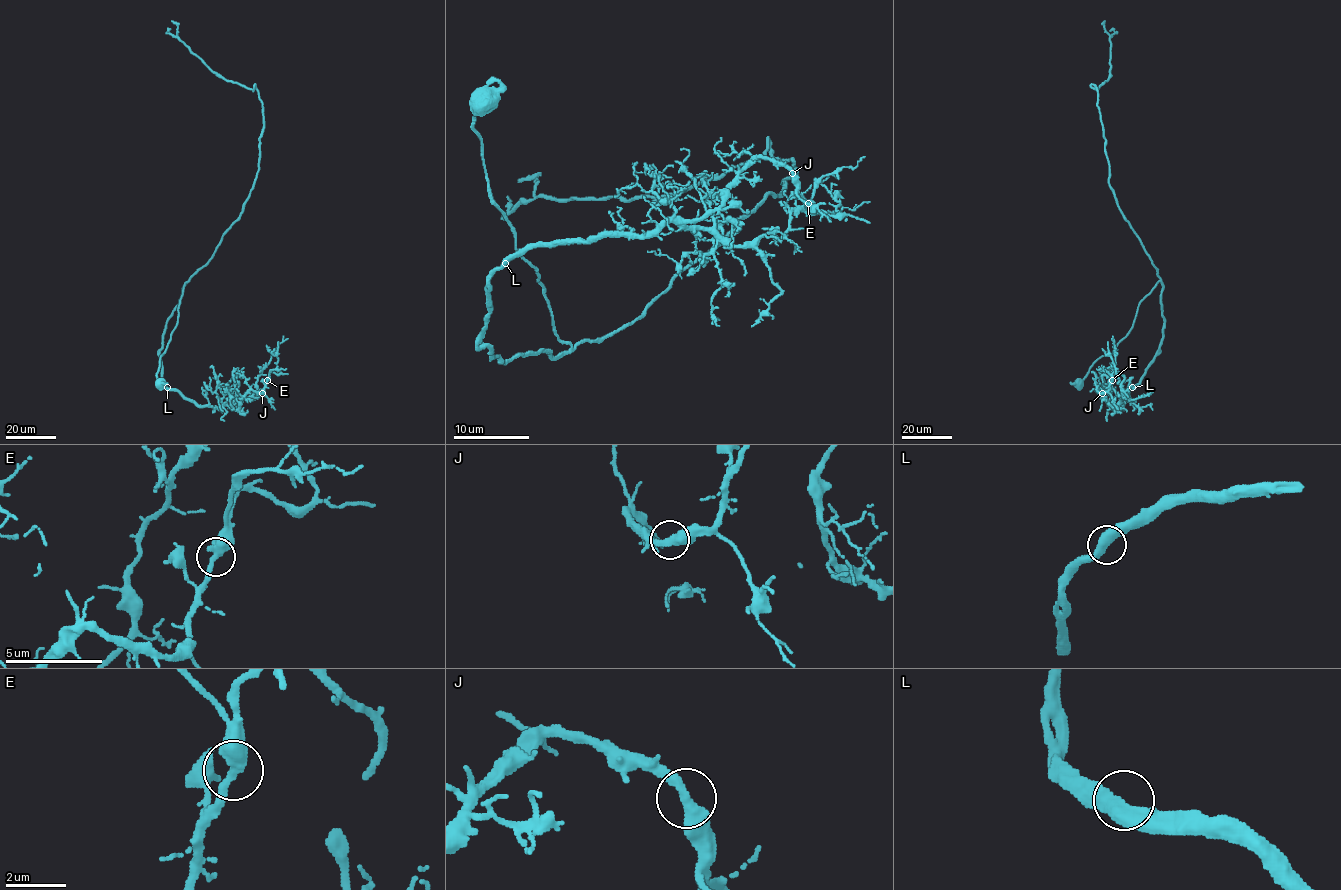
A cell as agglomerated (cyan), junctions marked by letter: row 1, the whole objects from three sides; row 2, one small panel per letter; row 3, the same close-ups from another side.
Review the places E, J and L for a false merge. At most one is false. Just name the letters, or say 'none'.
none

